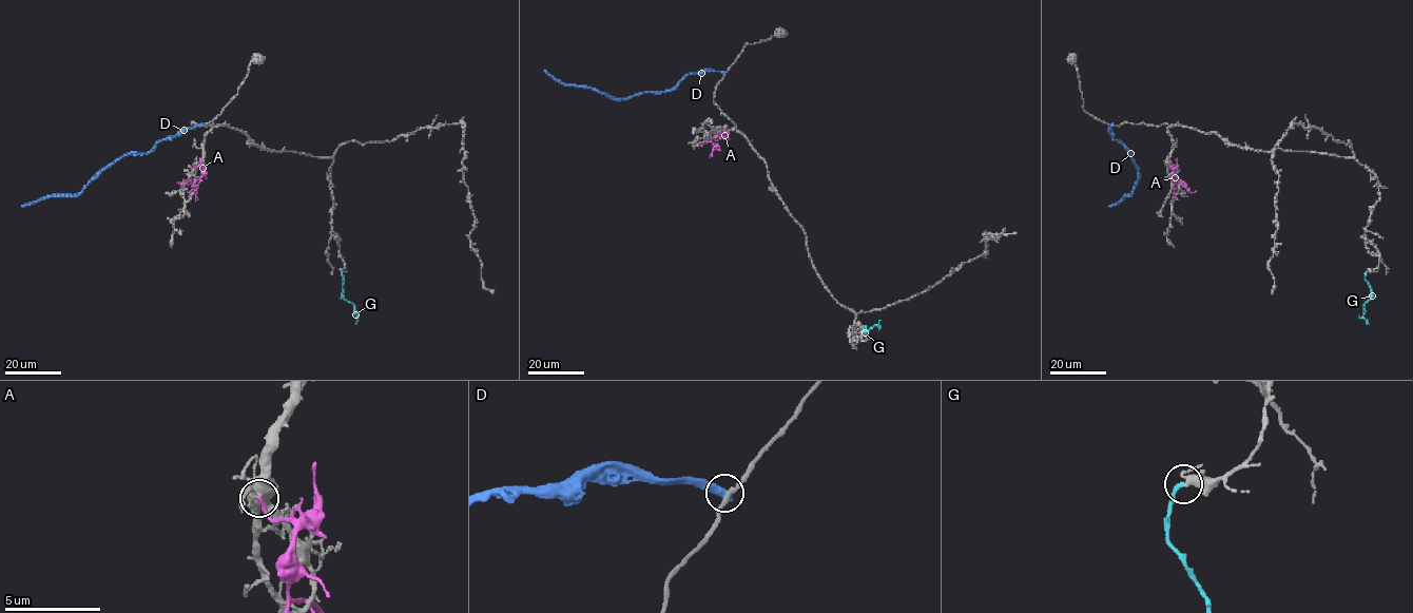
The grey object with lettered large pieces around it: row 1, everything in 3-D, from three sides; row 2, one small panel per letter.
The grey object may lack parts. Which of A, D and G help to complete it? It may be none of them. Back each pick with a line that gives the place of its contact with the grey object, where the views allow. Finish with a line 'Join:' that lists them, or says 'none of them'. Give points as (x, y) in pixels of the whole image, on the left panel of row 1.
G: Touches grey at (342, 271)
Join: G

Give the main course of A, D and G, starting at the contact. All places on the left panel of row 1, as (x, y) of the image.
A: (202, 164), (202, 175), (187, 182), (192, 188), (187, 191)
D: (202, 125), (159, 140), (146, 153), (124, 153), (77, 194), (43, 196), (22, 206)
G: (342, 271), (343, 298), (354, 306), (356, 323)

